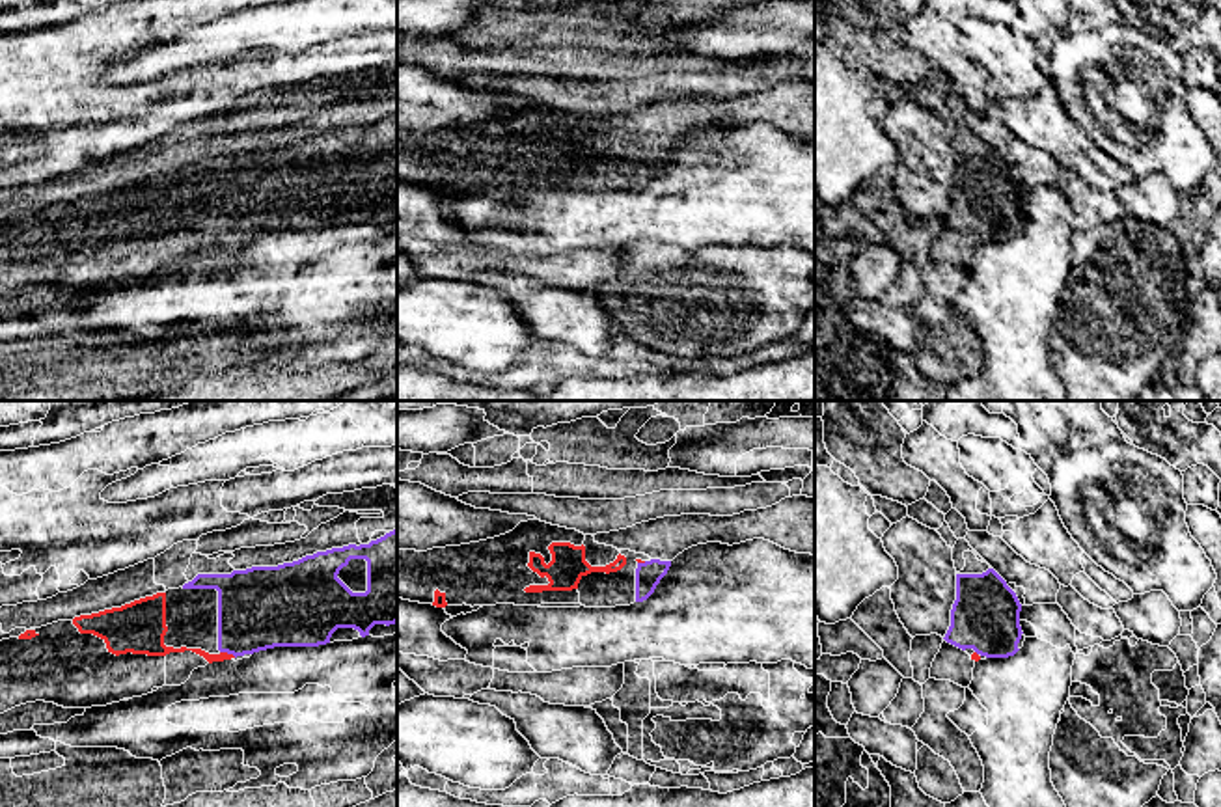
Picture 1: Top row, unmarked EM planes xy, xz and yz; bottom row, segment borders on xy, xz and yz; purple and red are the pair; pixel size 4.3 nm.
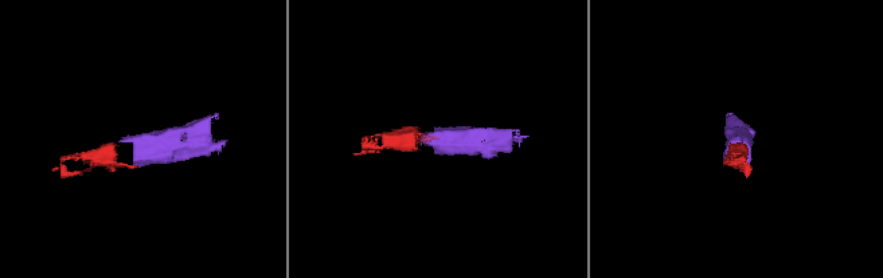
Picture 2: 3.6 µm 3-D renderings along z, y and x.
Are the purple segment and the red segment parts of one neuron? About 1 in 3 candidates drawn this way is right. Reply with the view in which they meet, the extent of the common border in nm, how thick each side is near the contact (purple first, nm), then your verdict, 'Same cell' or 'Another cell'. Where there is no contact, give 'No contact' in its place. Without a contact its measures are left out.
Touches purple in xy. Shared border 80 nm. Thickness 360 nm (purple) against 40 nm. Same cell

